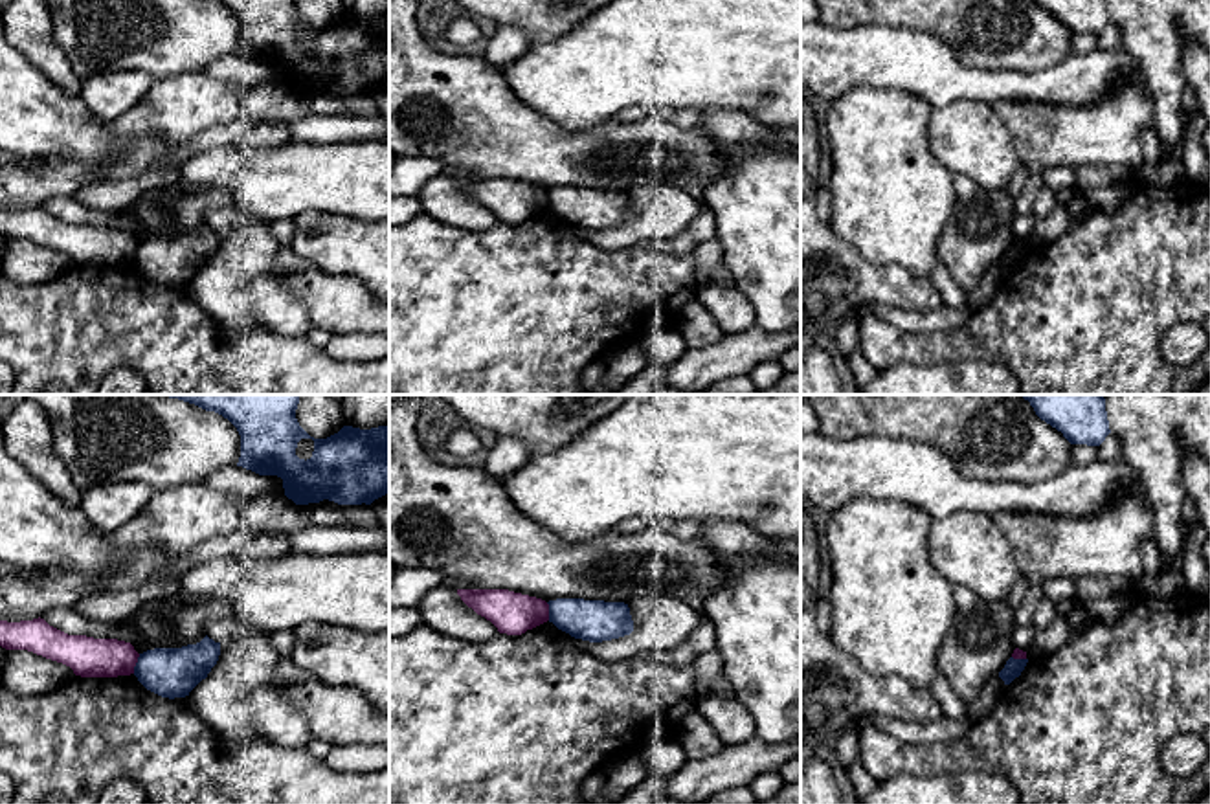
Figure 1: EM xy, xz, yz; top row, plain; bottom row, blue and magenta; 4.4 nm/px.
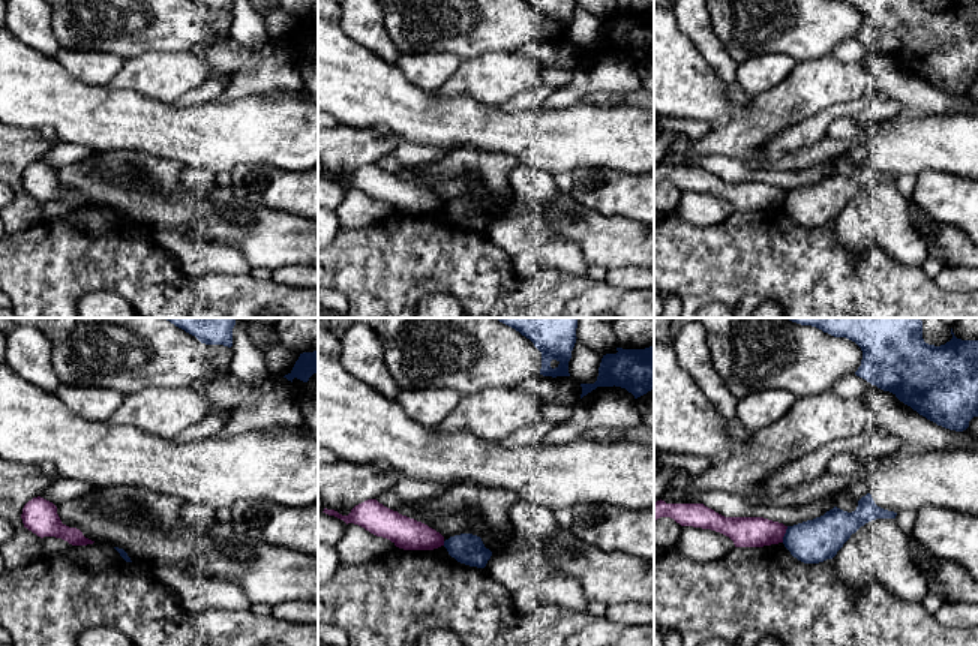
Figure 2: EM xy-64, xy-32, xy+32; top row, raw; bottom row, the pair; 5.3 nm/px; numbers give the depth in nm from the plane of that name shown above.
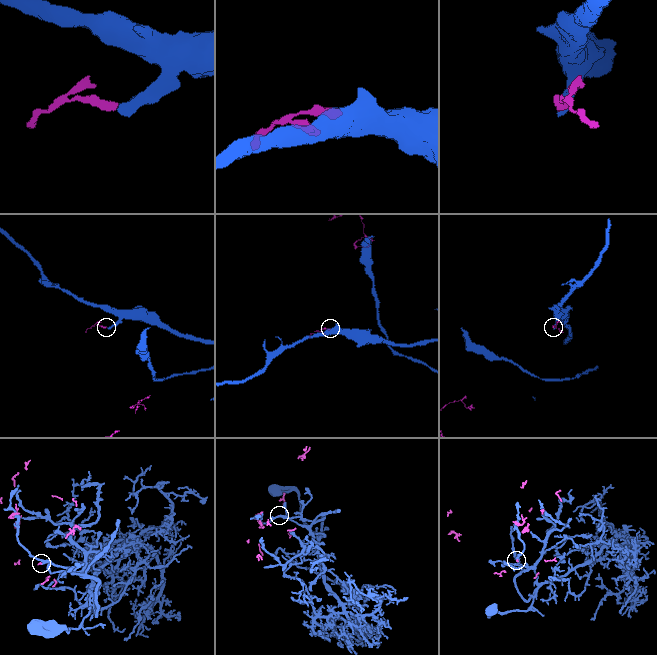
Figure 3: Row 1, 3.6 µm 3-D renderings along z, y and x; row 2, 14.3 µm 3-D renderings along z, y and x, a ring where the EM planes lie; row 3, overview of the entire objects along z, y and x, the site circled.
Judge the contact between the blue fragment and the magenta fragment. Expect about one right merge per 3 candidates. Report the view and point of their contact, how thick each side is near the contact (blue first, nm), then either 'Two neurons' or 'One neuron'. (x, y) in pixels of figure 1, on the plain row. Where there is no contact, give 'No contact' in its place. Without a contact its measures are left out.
Touches blue at xy (136, 252). Thickness 220 nm (blue) against 180 nm. Two neurons

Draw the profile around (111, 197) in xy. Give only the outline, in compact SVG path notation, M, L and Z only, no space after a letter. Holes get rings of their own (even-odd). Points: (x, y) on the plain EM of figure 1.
M246 110L241 117L230 123L217 125L178 143L165 165L152 167L134 178L121 182L90 182L83 185L73 198L92 209L101 209L106 213L127 209L134 198L147 191L173 187L178 180L178 165L189 160L195 152L211 147L233 145L257 123L259 119Z

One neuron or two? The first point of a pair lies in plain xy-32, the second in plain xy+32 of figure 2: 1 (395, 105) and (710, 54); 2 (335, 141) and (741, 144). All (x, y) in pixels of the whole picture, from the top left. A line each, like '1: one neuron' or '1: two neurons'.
1: two neurons
2: one neuron

